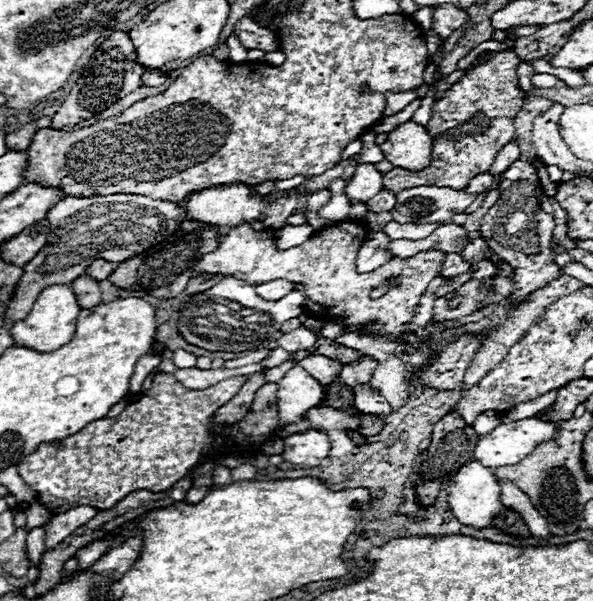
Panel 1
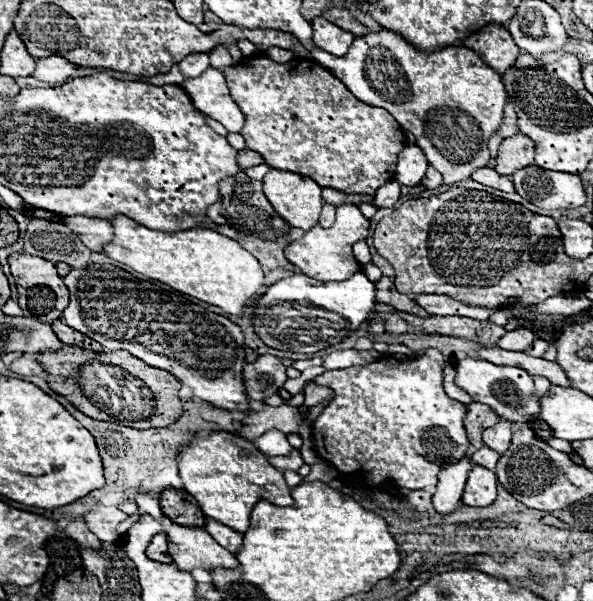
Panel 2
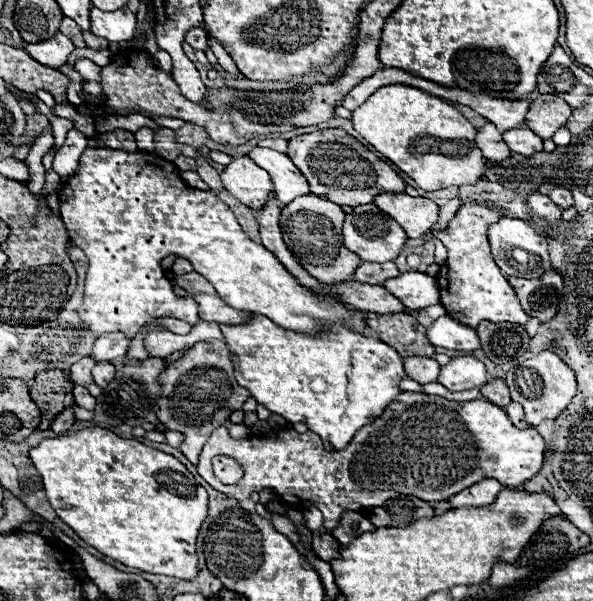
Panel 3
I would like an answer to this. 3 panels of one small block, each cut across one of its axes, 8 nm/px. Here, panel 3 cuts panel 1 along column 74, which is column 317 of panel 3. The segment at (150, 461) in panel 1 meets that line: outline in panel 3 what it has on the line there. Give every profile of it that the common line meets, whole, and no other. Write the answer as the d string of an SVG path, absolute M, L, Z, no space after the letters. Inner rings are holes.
M400 392L394 402L386 406L386 410L360 428L350 444L344 450L324 452L322 440L314 432L298 434L296 430L280 430L272 436L258 438L232 438L226 426L220 426L212 432L198 462L198 474L218 492L228 494L234 500L246 500L252 492L260 492L264 488L274 488L282 498L292 504L304 507L316 506L324 514L324 528L332 532L340 524L342 510L368 510L386 500L406 494L418 496L426 502L440 502L448 500L464 488L470 488L482 478L496 478L504 486L520 486L532 476L536 476L544 462L544 438L534 430L520 430L516 428L508 414L486 400L470 400L470 402L454 402L432 394L422 392ZM214 456L230 456L238 460L244 468L244 476L238 484L222 484L212 472L212 458Z

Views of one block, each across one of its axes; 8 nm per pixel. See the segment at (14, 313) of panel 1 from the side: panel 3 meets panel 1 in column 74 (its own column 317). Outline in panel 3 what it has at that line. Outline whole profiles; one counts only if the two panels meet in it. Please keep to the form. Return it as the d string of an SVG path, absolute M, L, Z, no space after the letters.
M312 194L294 198L282 208L282 214L280 214L280 228L284 234L286 246L290 248L290 252L294 252L302 268L306 268L316 280L322 280L322 284L346 282L354 276L356 268L362 264L360 256L344 246L344 240L342 240L344 216L346 214L338 204Z

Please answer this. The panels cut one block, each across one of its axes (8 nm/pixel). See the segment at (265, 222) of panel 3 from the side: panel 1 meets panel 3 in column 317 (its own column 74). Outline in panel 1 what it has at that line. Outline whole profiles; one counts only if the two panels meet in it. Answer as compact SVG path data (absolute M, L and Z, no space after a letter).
M88 274L78 276L70 286L74 288L74 294L82 308L92 308L94 304L102 302L100 300L100 284L92 276L88 276Z

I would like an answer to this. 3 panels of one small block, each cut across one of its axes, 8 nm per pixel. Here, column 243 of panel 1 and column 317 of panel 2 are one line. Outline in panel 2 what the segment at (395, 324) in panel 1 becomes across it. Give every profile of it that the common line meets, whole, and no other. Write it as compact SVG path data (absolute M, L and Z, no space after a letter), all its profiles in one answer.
M342 206L336 212L336 222L332 228L316 226L308 230L300 240L290 242L284 254L294 266L302 270L302 274L310 278L316 278L320 282L342 282L348 280L352 272L360 272L360 264L352 254L352 246L368 236L368 228L370 228L370 220L360 214L358 206Z

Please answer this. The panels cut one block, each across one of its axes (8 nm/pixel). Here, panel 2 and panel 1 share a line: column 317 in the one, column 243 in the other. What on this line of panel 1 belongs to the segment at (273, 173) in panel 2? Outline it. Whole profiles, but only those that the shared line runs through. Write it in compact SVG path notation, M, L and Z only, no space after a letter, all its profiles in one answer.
M228 184L228 186L216 186L216 188L204 188L198 190L194 194L188 194L180 206L186 208L186 216L192 220L202 220L208 224L218 224L218 226L242 226L242 224L250 224L252 220L262 220L262 224L266 228L274 228L280 230L286 222L288 216L292 214L302 214L312 226L314 230L322 230L326 226L326 220L318 216L318 210L330 200L330 190L320 190L314 194L302 194L302 192L294 192L290 196L282 196L276 202L268 202L266 196L256 194L256 186L248 186L248 184Z

